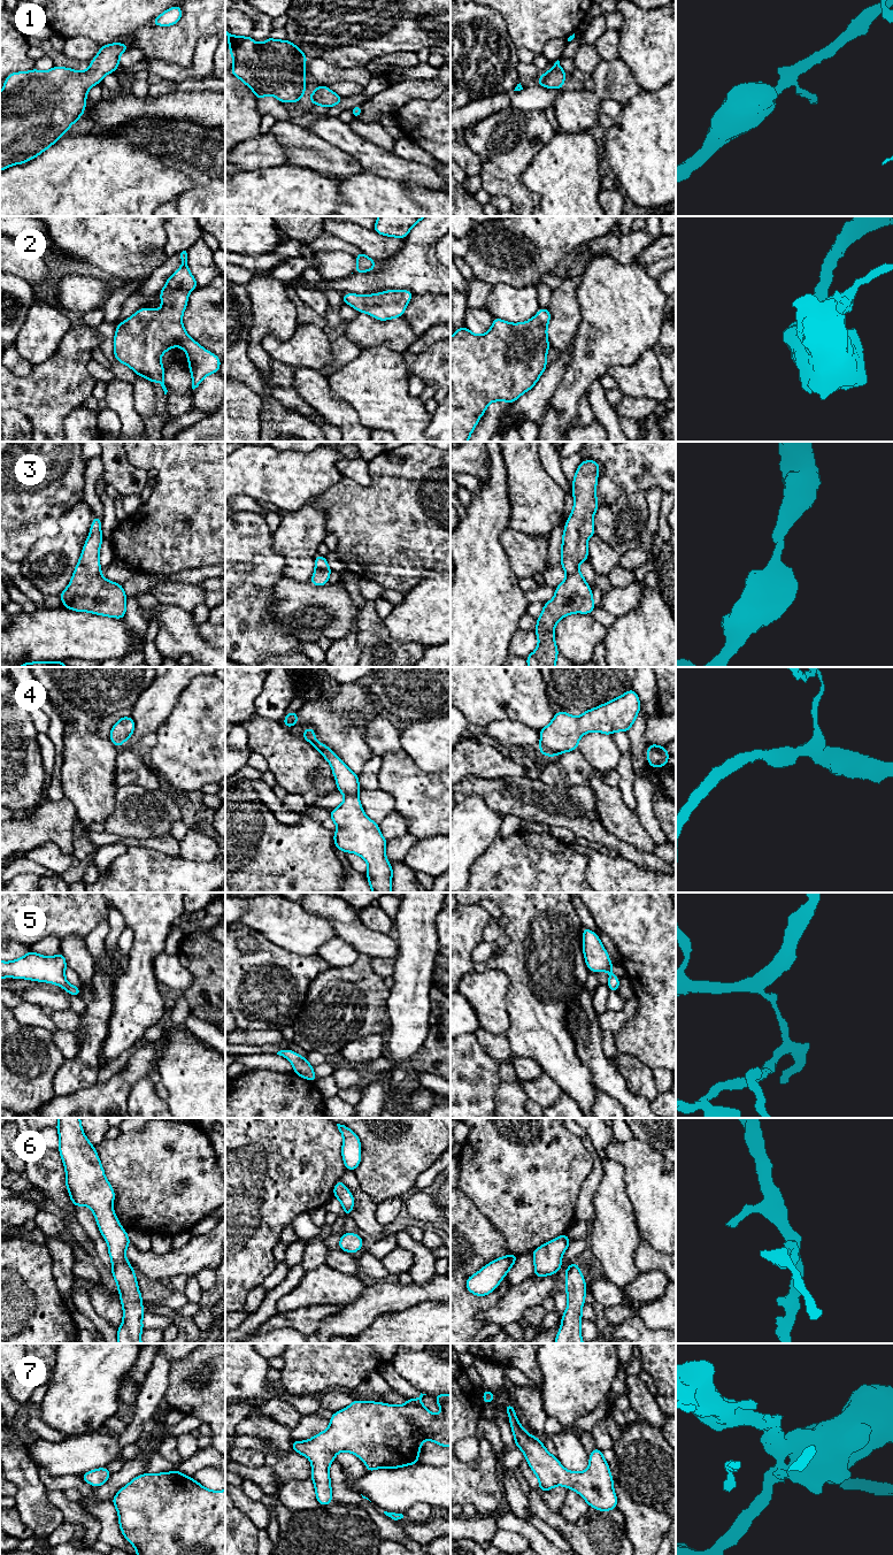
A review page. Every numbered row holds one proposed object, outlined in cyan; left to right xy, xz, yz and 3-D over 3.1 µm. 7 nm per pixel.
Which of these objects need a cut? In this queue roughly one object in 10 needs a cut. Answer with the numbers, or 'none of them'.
none of them

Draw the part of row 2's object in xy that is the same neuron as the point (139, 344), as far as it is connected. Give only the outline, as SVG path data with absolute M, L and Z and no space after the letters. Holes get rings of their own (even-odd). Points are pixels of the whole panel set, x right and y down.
M186 251L180 253L180 259L182 267L167 279L164 288L160 291L161 309L138 309L132 316L116 325L114 336L115 359L129 366L138 376L146 377L151 383L157 381L164 395L168 390L164 385L164 367L160 358L171 347L179 346L187 354L193 390L207 375L218 373L221 366L221 359L192 339L183 325L182 319L187 306L188 294L199 285L187 267Z

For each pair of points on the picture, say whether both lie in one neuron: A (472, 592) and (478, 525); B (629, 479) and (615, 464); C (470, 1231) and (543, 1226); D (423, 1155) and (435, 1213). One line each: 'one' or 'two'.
A: one
B: one
C: two
D: two

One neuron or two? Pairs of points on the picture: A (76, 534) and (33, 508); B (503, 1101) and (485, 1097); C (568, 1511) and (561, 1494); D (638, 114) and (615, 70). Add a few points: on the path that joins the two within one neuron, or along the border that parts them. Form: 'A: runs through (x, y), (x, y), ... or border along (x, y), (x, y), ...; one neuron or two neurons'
A: border along (76, 503), (54, 535), (37, 539); two neurons
B: border along (501, 1081), (495, 1095), (494, 1105); two neurons
C: border along (569, 1490), (557, 1513); two neurons
D: border along (640, 89), (623, 104); two neurons

